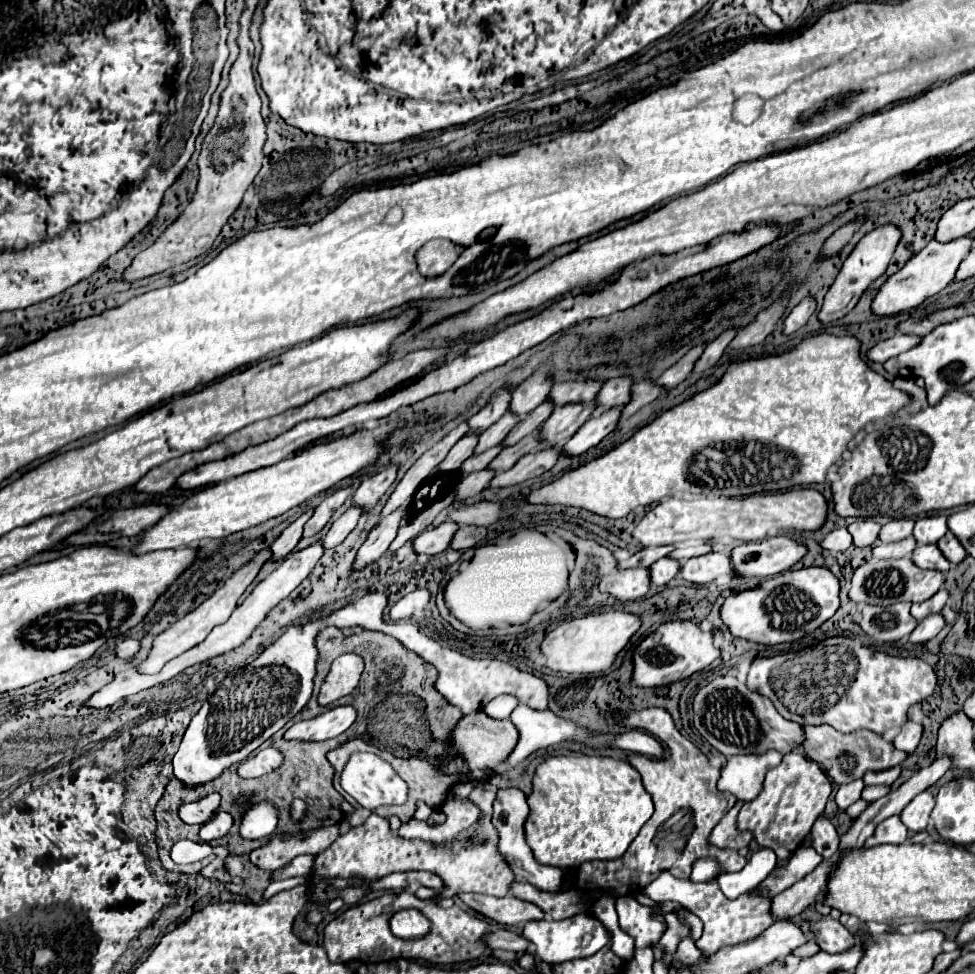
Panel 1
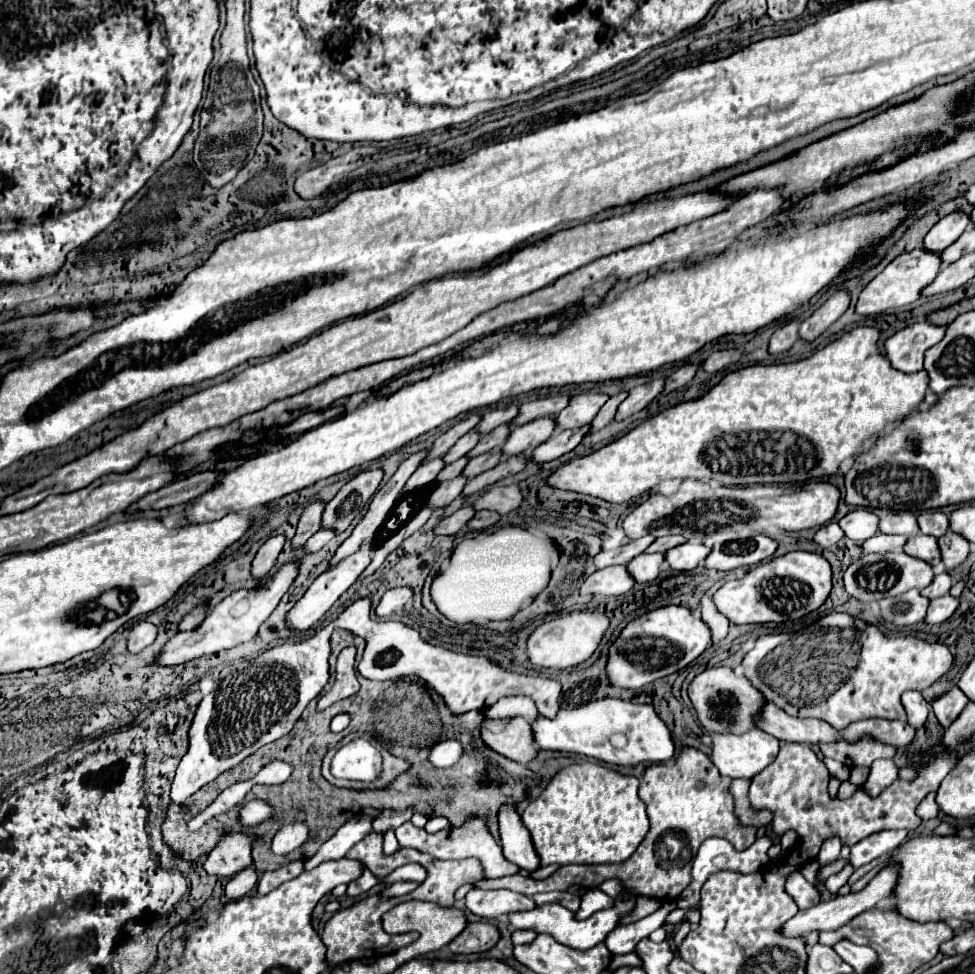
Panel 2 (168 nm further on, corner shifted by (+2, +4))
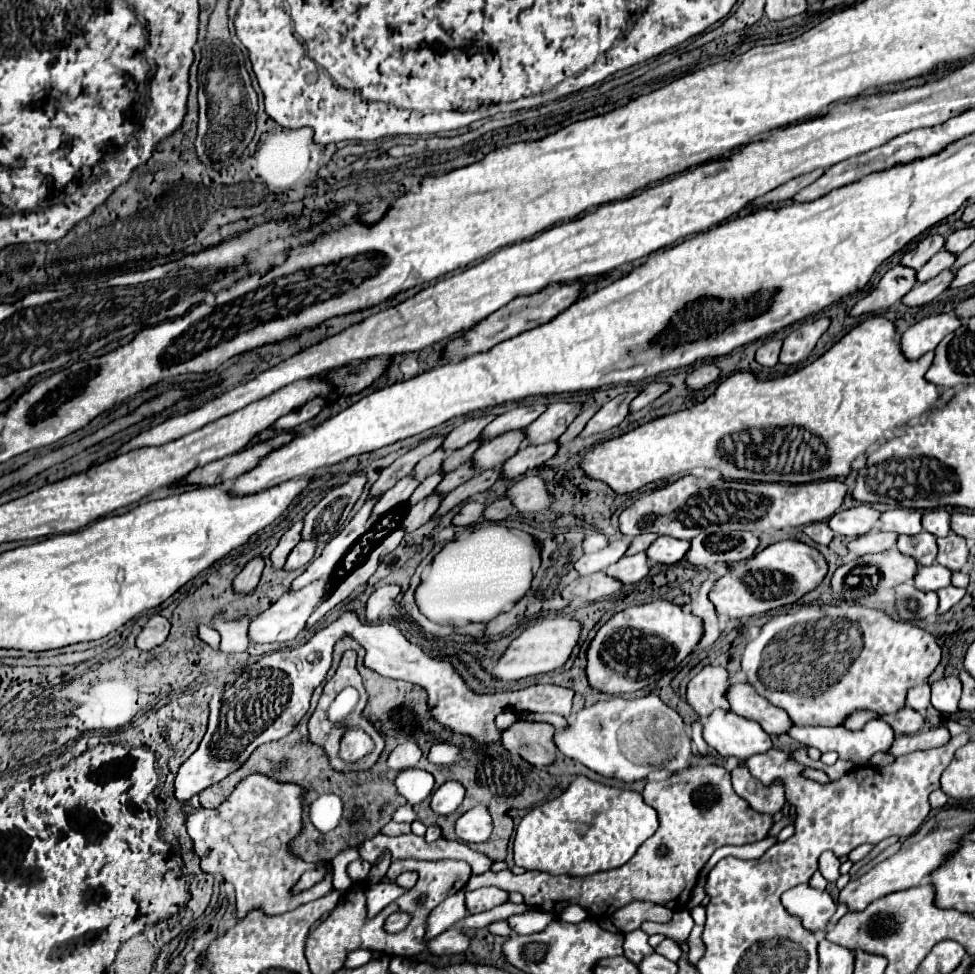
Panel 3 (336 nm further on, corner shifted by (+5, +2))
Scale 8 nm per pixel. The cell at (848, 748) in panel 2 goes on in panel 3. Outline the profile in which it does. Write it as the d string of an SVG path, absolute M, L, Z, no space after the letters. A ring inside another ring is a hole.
M871 720L867 722L861 730L847 730L845 726L835 726L835 728L823 728L823 726L805 726L805 728L799 728L799 726L793 726L789 730L789 736L795 738L797 742L801 742L803 746L813 746L821 752L837 752L841 760L851 760L855 762L857 766L863 766L869 762L869 758L877 752L889 752L893 740L895 740L895 734L893 730L885 724L885 722L879 722L879 720Z

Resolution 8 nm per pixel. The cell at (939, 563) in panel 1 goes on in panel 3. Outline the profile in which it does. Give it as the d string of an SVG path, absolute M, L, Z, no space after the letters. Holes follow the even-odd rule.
M921 532L915 536L899 536L897 548L901 554L915 558L921 566L935 564L937 544L935 544L935 536L929 532Z

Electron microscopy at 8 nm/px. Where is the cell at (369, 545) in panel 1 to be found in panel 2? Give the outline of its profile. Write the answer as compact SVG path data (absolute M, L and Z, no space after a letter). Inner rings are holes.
M362 544L362 548L358 552L354 552L354 556L348 556L346 560L342 560L342 564L338 564L338 568L332 568L330 572L324 572L320 574L312 584L310 588L304 592L304 596L286 612L286 618L284 622L288 624L290 630L296 630L296 632L302 632L302 630L308 630L312 628L326 612L328 608L356 582L356 578L362 574L362 570L370 564L370 544Z

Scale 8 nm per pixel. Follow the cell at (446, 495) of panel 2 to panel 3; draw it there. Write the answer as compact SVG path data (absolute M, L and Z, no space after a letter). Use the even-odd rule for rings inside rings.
M433 492L433 494L429 494L427 498L423 498L419 504L411 506L409 514L407 514L405 520L403 520L405 532L413 532L413 530L417 530L419 526L423 526L425 522L429 522L431 516L439 510L441 500L443 500L443 494Z

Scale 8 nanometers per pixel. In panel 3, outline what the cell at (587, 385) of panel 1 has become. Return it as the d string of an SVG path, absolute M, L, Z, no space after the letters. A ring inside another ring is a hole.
M533 404L533 406L519 406L519 408L513 408L501 416L497 416L491 426L487 426L481 434L483 440L491 440L499 434L505 434L509 430L521 430L521 428L527 428L531 422L535 422L535 418L539 418L539 414L543 414L547 406L545 404Z

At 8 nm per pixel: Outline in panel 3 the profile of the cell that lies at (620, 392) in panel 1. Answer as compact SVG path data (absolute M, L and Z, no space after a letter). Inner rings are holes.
M579 402L549 404L547 410L531 426L527 426L527 438L523 446L557 440L569 428L569 424L581 414L581 410L583 410L583 404Z

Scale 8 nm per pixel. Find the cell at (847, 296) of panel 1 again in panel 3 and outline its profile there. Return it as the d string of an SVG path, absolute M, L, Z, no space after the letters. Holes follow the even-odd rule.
M817 318L813 322L801 324L797 330L793 330L783 342L783 350L781 350L779 362L783 362L783 364L797 364L799 360L807 358L811 354L811 350L815 348L817 340L829 328L829 324L831 324L829 318Z

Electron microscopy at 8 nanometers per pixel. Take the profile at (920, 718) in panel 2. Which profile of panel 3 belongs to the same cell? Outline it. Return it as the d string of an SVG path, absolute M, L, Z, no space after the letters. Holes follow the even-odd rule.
M927 682L911 688L907 692L907 706L911 706L913 710L919 710L923 714L929 708L929 694L931 694L931 688Z

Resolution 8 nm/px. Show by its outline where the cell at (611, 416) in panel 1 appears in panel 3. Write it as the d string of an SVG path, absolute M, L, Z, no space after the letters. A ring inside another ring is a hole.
M555 440L541 446L521 448L513 458L509 458L503 464L503 478L517 478L527 470L543 466L547 460L551 460L557 454L557 450L559 450L559 444Z

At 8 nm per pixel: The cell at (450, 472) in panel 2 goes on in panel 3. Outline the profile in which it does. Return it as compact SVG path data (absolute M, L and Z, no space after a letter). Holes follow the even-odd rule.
M439 470L439 472L435 472L435 474L431 474L427 480L423 480L421 484L419 484L419 488L411 494L411 498L409 498L409 504L417 504L419 500L423 500L425 496L429 496L431 492L435 492L435 488L437 488L437 484L443 480L443 472Z

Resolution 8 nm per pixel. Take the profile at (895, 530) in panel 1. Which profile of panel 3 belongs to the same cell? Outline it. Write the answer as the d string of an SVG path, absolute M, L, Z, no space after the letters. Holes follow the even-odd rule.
M891 508L881 514L879 528L897 534L919 534L921 532L921 510Z

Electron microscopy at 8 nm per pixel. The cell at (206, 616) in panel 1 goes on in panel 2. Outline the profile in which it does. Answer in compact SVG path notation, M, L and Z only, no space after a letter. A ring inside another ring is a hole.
M202 602L200 606L196 606L192 612L188 612L184 618L182 618L182 622L180 622L180 630L184 632L184 630L194 630L194 628L198 628L200 624L202 624L202 620L206 618L206 614L208 614L208 610L206 610L206 602Z

